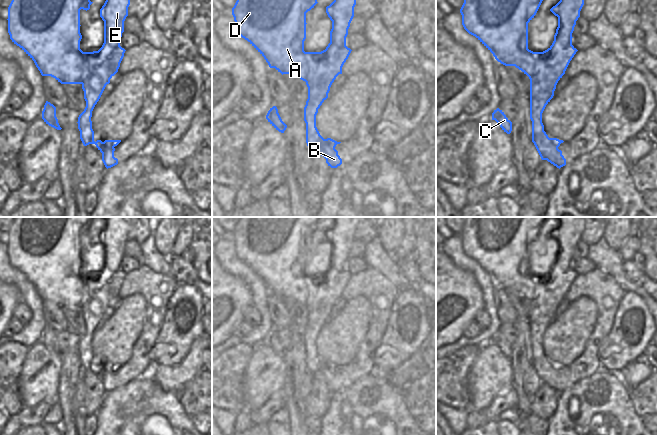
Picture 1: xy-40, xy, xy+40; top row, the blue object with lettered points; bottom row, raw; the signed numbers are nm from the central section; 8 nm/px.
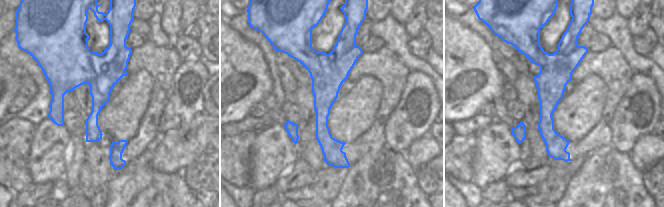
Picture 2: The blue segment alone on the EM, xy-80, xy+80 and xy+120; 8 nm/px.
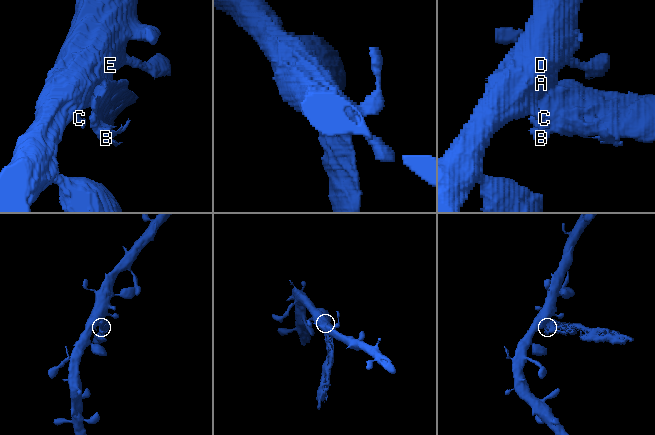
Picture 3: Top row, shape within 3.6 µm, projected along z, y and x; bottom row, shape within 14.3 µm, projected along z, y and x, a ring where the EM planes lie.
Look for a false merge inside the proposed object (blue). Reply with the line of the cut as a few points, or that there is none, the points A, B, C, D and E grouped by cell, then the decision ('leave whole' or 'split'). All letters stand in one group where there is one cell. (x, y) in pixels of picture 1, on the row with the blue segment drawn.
cut in xy-40 along (119, 45), (106, 51), (102, 61), (92, 67), (81, 83); A C D E / B; split

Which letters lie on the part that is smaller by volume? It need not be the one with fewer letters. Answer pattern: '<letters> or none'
B

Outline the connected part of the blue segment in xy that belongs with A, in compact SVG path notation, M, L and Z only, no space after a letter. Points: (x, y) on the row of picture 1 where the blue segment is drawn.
M237 0L232 8L232 15L236 23L238 35L247 40L264 57L270 68L275 68L282 75L293 74L307 82L306 77L313 74L319 64L327 61L326 55L329 52L335 52L337 48L346 46L346 37L350 23L354 17L356 0L334 0L326 7L326 13L332 21L330 43L321 52L305 52L306 13L314 8L317 3L317 0Z

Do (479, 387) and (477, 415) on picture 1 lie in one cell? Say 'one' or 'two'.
two

